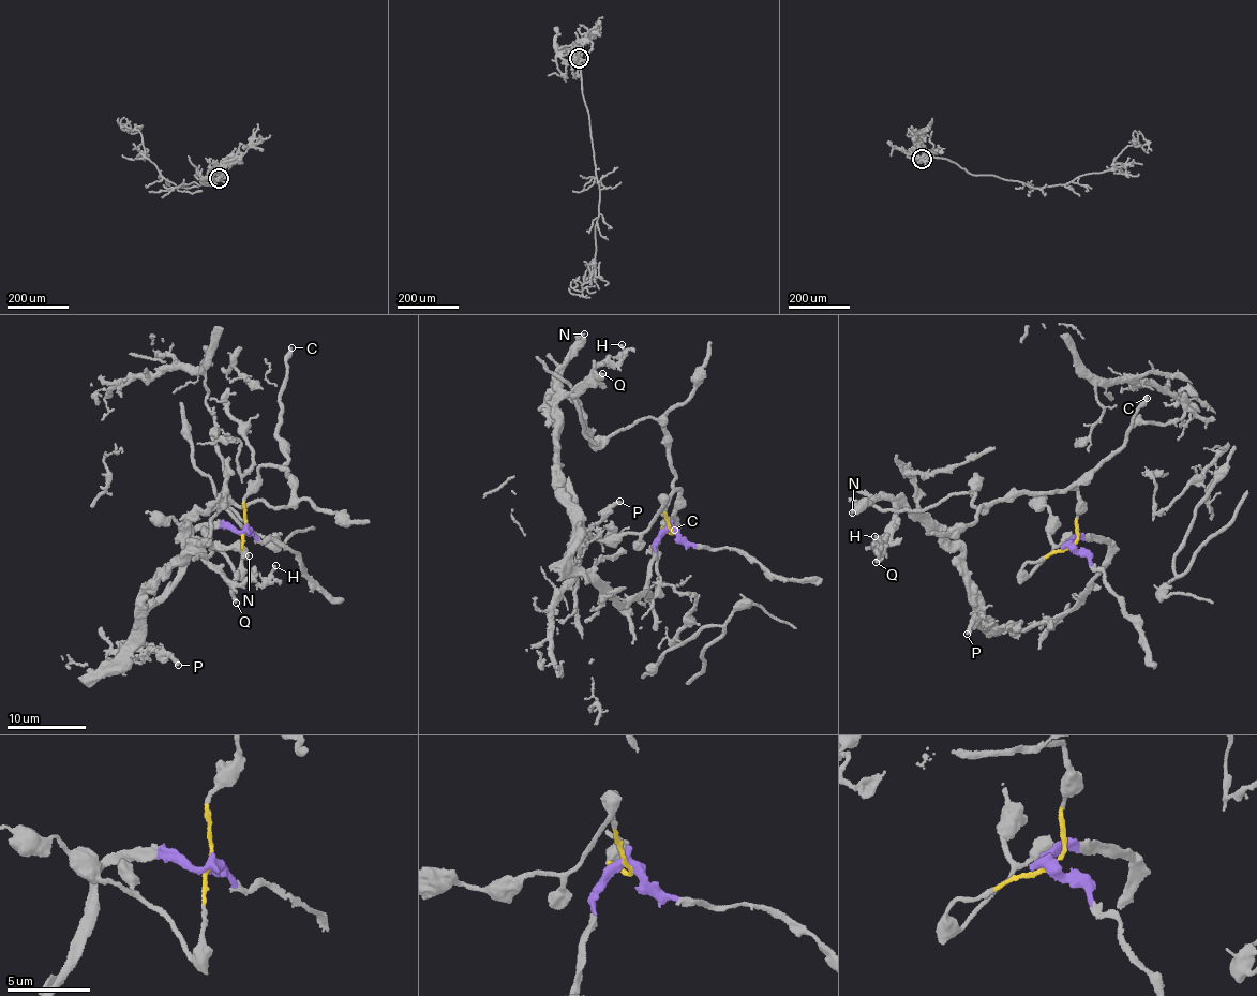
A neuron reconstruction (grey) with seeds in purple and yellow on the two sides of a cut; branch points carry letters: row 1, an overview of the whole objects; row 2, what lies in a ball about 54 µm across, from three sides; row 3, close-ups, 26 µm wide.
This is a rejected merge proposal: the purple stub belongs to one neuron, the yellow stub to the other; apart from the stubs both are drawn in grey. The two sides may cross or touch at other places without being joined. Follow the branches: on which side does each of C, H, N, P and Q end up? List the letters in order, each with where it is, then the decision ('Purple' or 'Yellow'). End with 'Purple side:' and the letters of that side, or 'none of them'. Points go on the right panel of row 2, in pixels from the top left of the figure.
C: Place: (1147, 398). Yellow
H: Place: (874, 536). Purple
N: Place: (852, 513). Purple
P: Place: (967, 634). Purple
Q: Place: (876, 562). Purple
Purple side: H, N, P, Q

